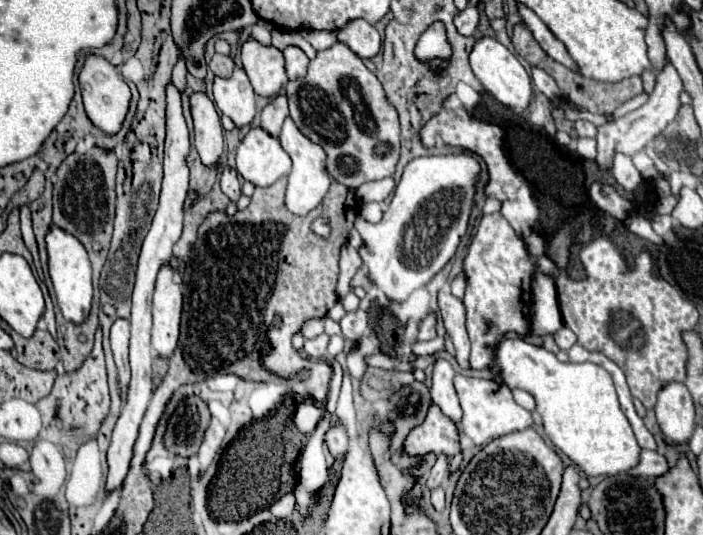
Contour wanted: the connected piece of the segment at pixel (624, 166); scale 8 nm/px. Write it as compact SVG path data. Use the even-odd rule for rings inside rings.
M614 154L614 162L612 162L612 174L616 178L616 182L624 188L624 190L636 190L642 182L640 172L636 170L634 162L630 156L626 154Z

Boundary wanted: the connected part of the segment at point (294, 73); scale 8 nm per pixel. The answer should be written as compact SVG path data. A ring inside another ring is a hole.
M290 46L284 50L284 60L286 60L286 74L290 80L296 80L296 78L302 78L306 74L306 68L308 68L308 58L306 54L302 54L302 50Z

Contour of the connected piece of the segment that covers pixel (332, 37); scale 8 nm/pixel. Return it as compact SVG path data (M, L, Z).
M318 32L318 34L300 34L304 36L316 50L326 50L336 42L336 34L326 34L326 32Z

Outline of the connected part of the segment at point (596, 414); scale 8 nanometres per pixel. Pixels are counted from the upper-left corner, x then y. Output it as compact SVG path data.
M524 338L502 340L492 364L500 368L500 380L506 386L532 394L536 410L544 420L546 436L586 476L616 476L640 462L640 446L620 408L614 382L602 366L592 362L560 362L552 352L528 344Z

